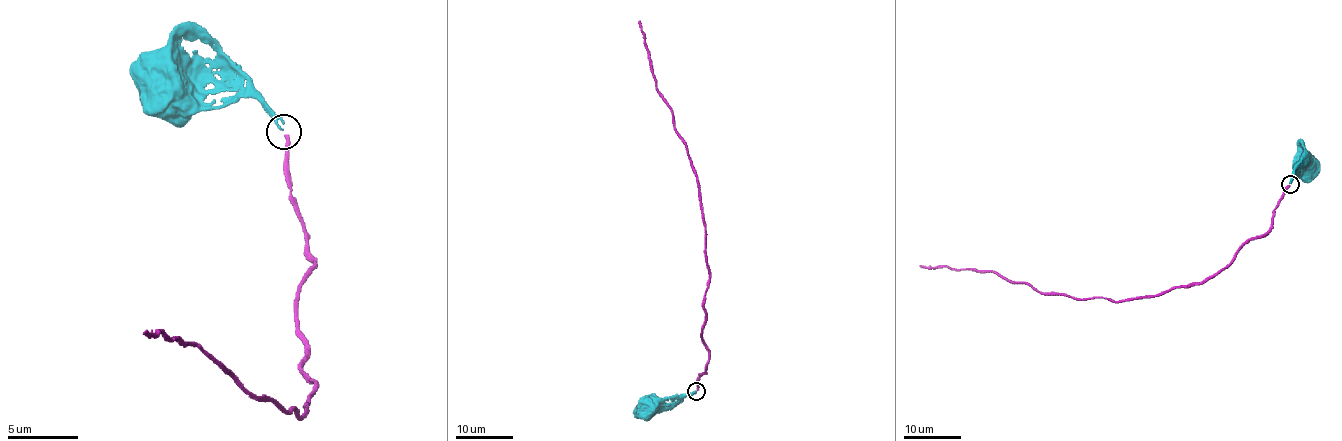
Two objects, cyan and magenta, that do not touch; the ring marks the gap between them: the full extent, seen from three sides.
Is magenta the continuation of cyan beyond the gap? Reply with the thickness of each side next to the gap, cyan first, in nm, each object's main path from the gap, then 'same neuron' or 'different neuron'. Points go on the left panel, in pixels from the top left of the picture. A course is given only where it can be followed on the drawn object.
120 nm thick on the cyan side, 280 nm on the other; cyan runs (284, 128), (252, 97), (235, 97), (217, 107), (175, 107), (165, 83); magenta runs (284, 135), (312, 255), (298, 293), (302, 371), (316, 385), (302, 416), (259, 399), (189, 342), (147, 328); same neuron

